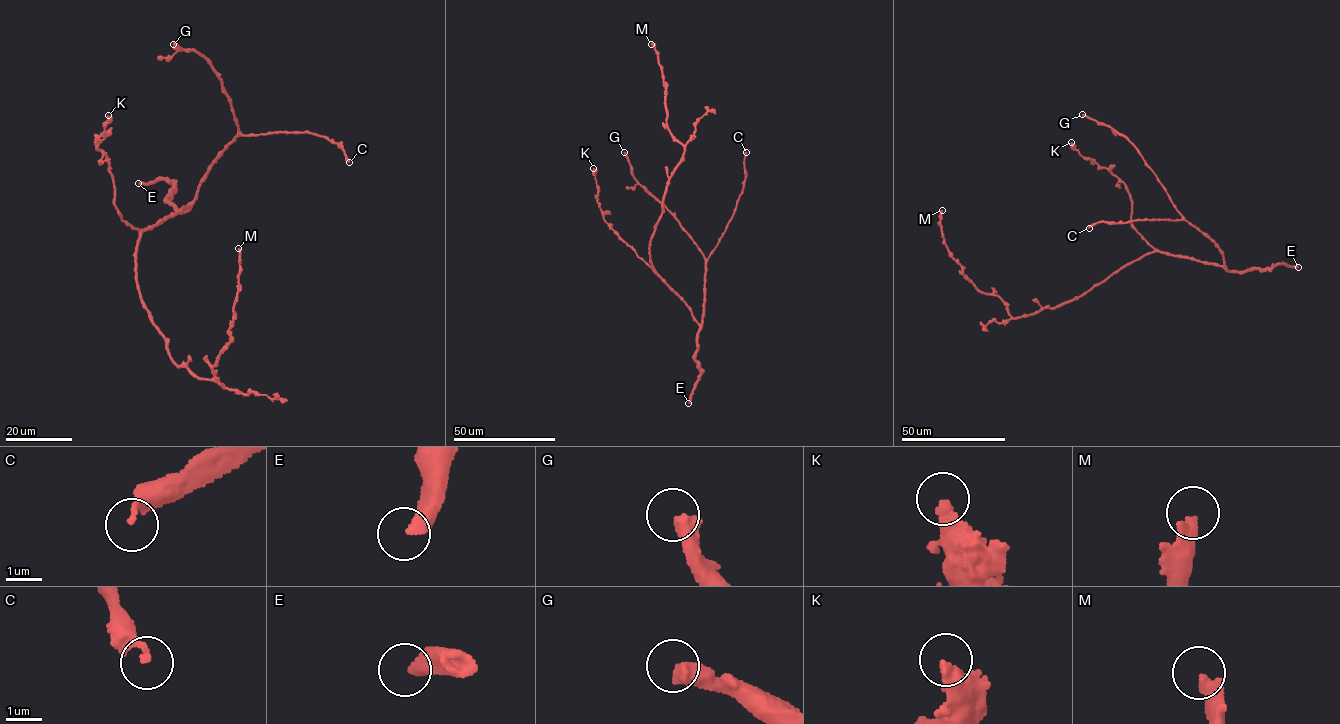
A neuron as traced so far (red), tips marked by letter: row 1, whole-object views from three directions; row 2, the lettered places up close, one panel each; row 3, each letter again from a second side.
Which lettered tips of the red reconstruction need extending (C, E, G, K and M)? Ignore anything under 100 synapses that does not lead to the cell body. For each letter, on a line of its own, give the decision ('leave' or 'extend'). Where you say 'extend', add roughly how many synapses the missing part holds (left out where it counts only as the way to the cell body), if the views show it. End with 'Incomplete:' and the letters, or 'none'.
C: extend; about 130 synapses
E: leave
G: extend; about 150 synapses
K: leave
M: leave
Incomplete: C, G

